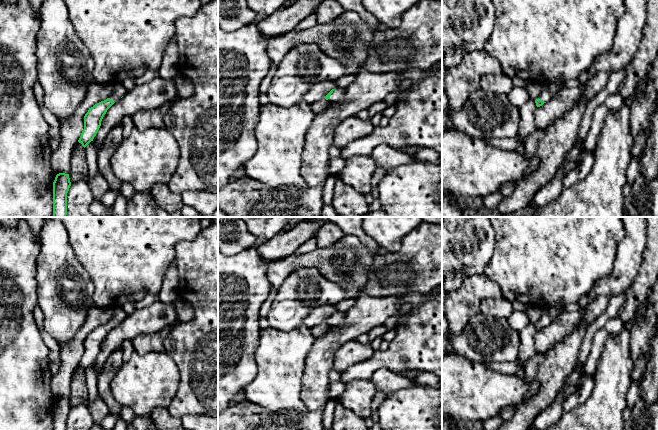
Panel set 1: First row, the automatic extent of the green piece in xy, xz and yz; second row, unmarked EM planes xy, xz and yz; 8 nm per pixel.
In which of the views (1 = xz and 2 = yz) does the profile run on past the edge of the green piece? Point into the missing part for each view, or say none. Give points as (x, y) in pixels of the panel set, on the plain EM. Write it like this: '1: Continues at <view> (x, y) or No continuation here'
1: Continues at xz (338, 318)
2: Continues at yz (550, 313)

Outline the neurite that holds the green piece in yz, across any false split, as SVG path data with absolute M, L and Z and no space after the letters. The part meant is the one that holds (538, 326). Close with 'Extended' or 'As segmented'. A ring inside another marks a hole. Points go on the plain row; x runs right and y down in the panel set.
M552 305L543 309L543 314L538 323L535 324L536 330L540 331L549 325L563 311L562 305Z. Extended

